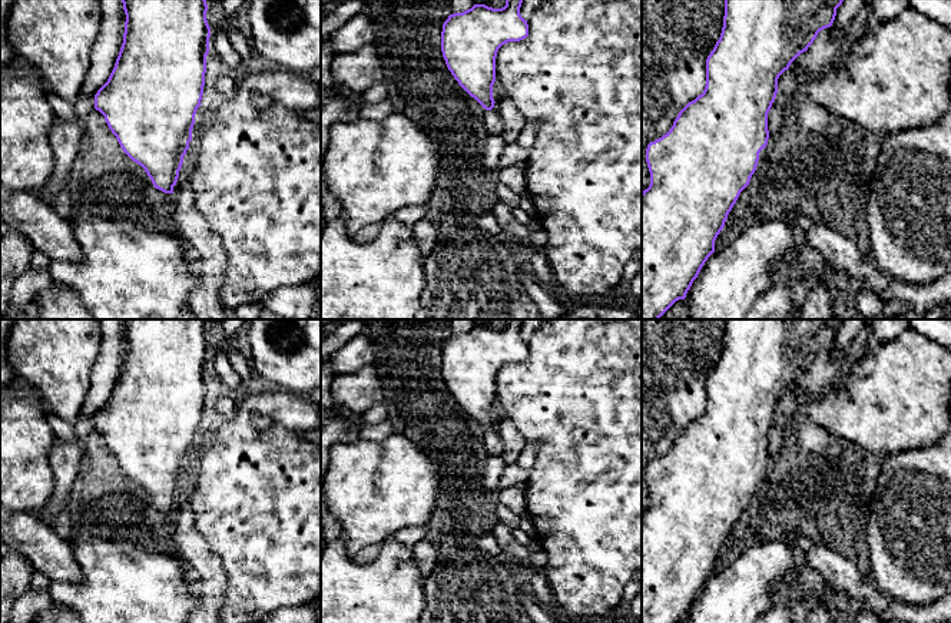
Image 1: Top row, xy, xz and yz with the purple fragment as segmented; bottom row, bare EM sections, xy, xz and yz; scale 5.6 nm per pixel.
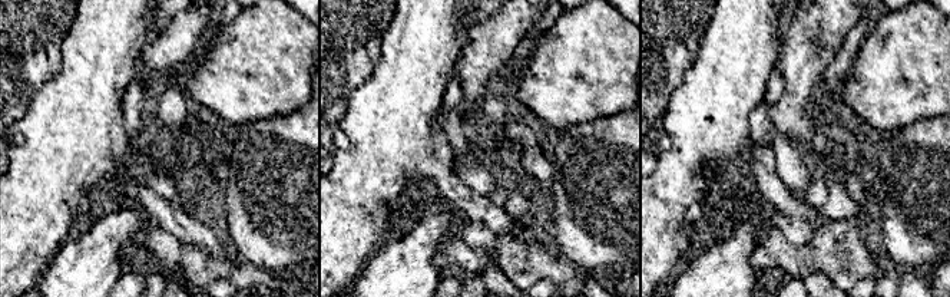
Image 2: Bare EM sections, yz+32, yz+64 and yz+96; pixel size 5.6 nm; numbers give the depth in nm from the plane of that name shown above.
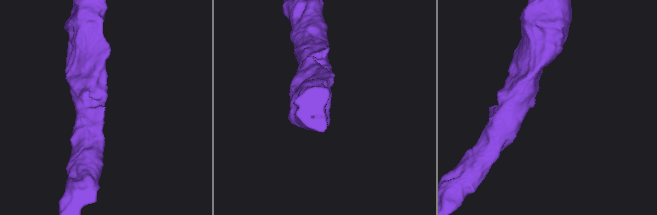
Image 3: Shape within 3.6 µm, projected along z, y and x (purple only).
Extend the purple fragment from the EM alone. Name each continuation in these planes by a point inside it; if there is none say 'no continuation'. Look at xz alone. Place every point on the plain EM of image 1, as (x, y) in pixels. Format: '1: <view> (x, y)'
1: xz (493, 444)

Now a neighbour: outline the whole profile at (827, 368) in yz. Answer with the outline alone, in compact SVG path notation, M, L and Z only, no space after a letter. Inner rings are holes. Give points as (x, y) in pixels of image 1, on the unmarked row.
M831 348L821 351L808 368L789 387L799 392L798 405L814 398L825 395L844 374L846 368L846 357L836 357Z

